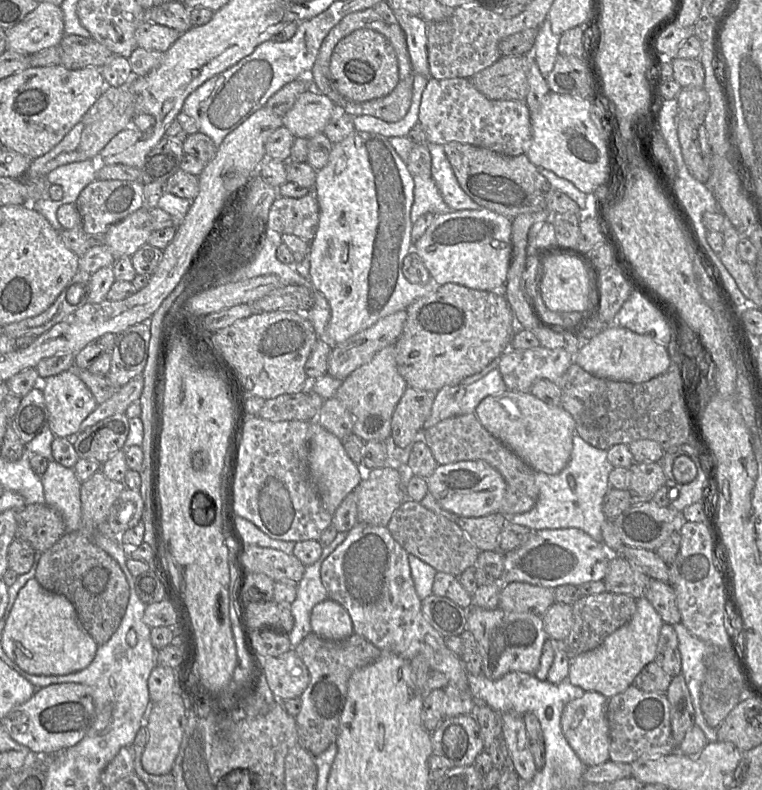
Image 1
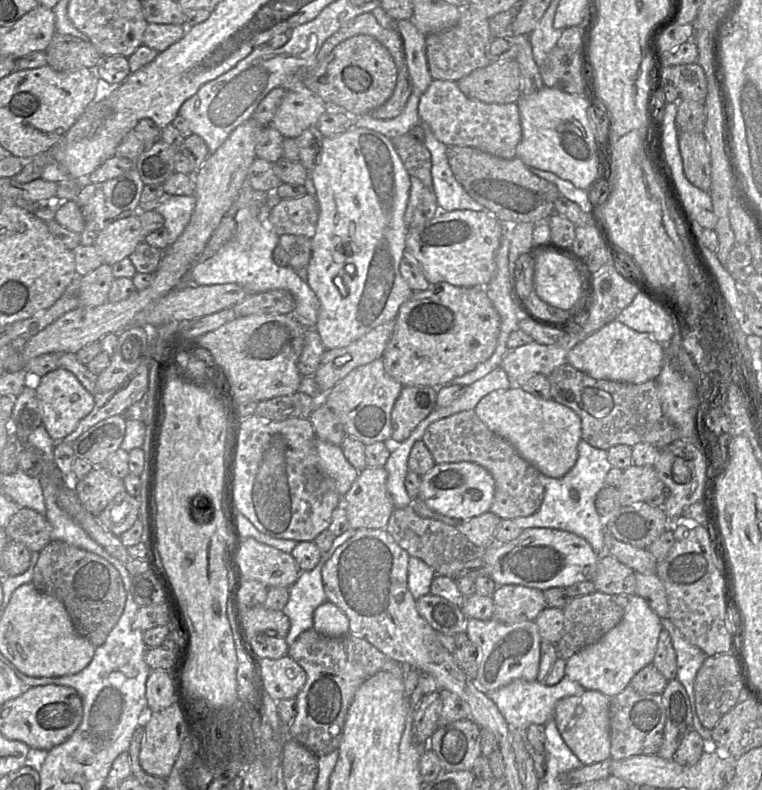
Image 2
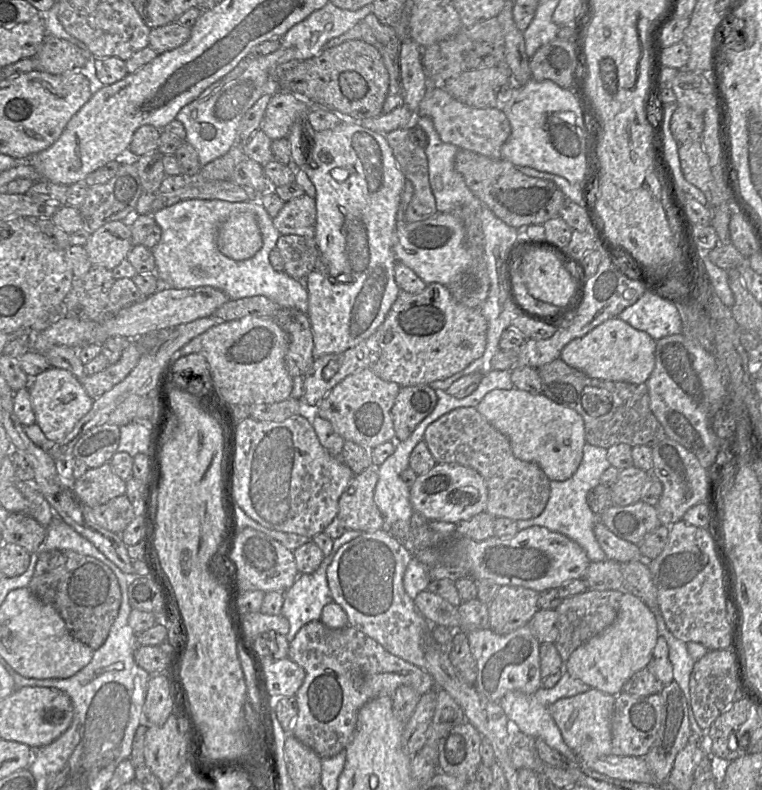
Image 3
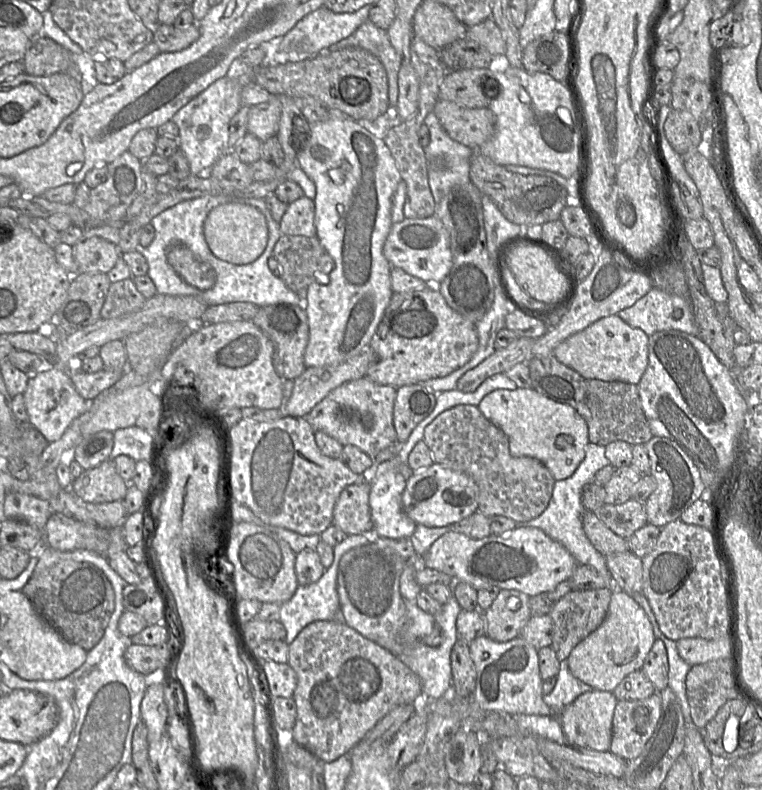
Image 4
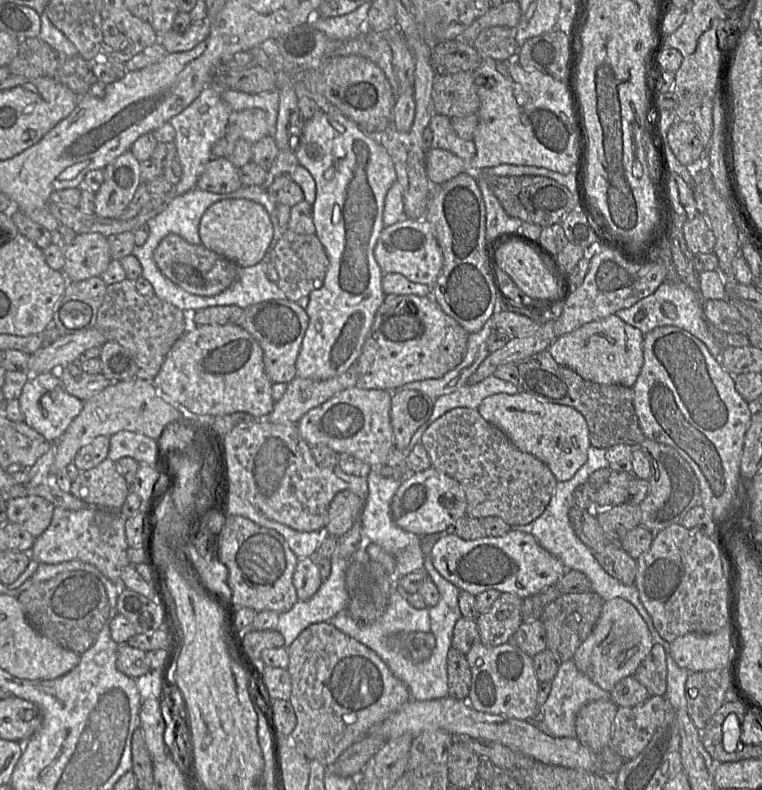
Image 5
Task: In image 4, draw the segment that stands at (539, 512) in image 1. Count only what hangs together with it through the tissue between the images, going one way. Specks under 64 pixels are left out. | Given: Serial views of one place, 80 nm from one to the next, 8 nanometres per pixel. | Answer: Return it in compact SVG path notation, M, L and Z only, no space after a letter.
M588 443L586 445L585 458L573 475L569 478L555 481L552 496L542 514L534 519L516 523L516 528L536 527L541 529L550 538L562 544L575 558L578 565L593 567L605 579L606 588L611 591L621 591L606 566L605 556L592 545L582 525L582 514L585 509L581 502L581 491L585 484L593 481L598 470L610 465L610 461L605 457L605 451L604 446Z

